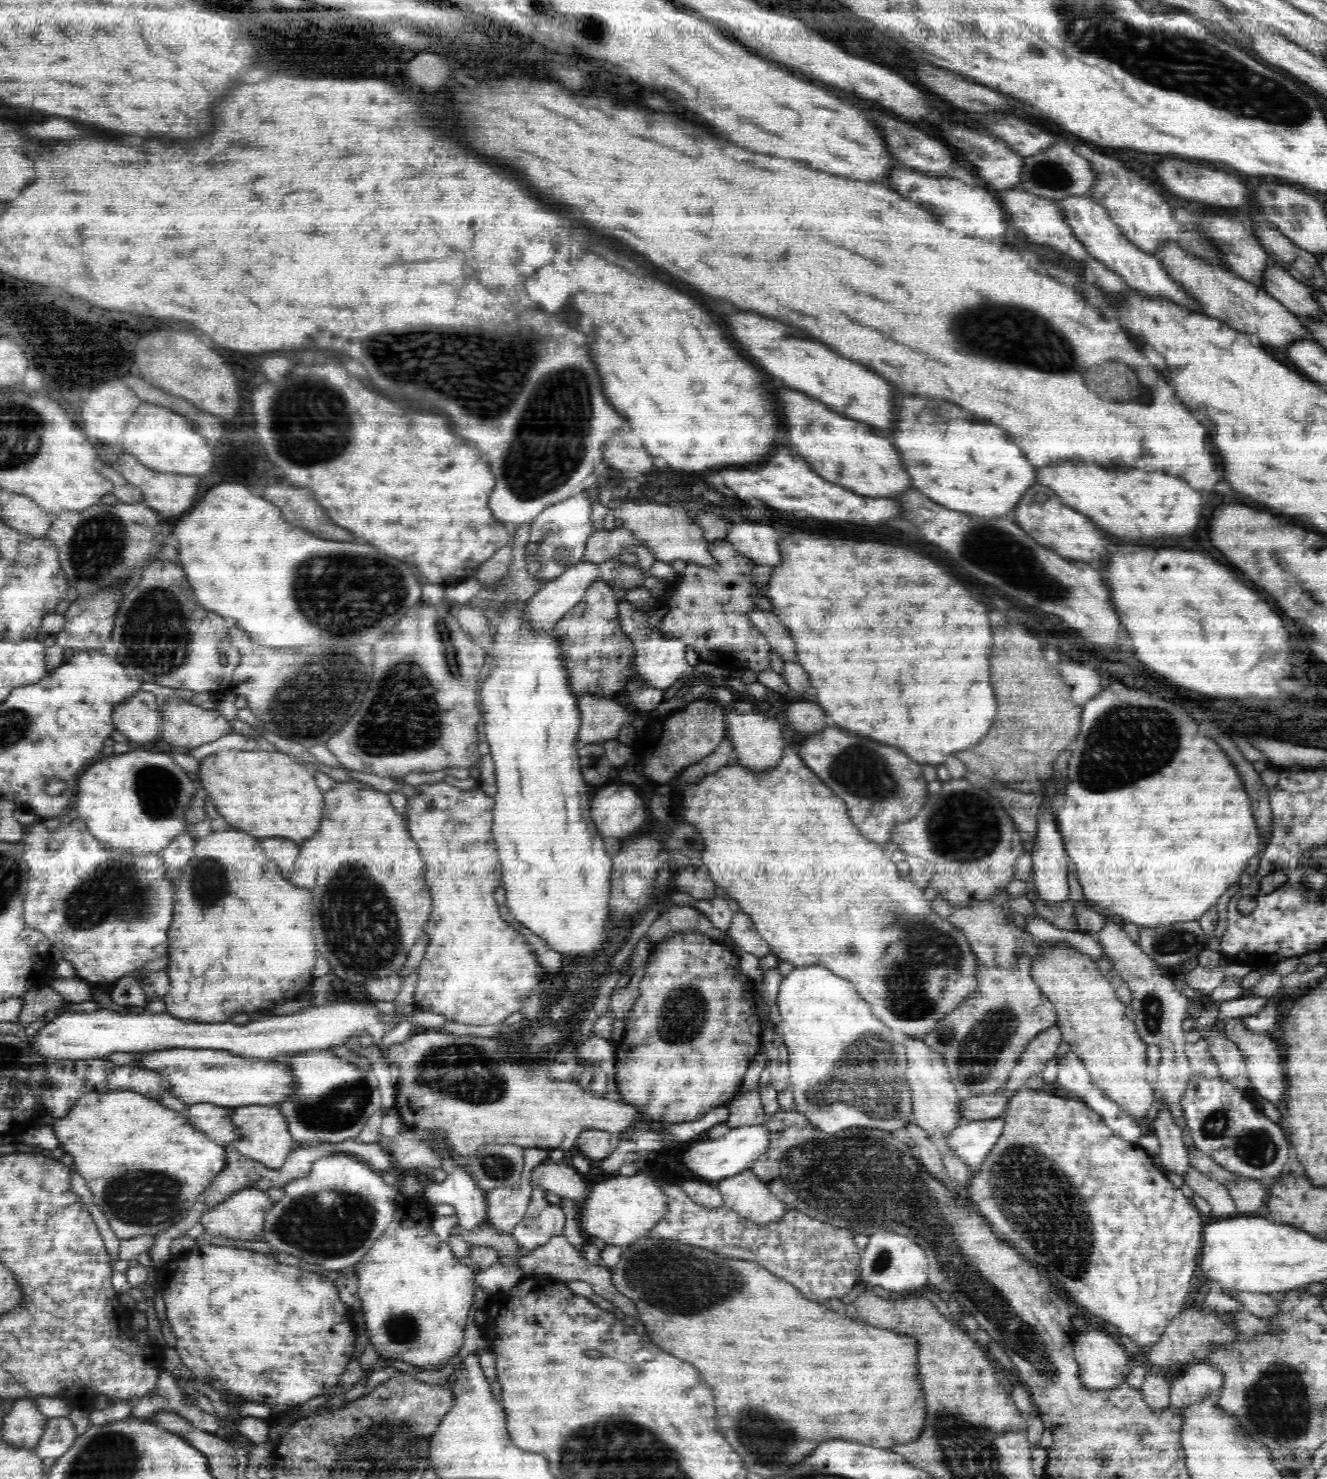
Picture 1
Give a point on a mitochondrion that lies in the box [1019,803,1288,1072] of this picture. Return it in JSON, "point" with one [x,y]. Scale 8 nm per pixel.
{"point":[1176,942]}

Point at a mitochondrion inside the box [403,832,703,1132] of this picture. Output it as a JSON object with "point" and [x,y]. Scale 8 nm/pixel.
{"point":[465,1071]}

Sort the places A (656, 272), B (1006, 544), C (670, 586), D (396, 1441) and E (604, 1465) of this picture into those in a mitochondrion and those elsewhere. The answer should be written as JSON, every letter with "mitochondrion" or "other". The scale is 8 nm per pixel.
{"A":"other","B":"mitochondrion","C":"other","D":"mitochondrion","E":"mitochondrion"}

